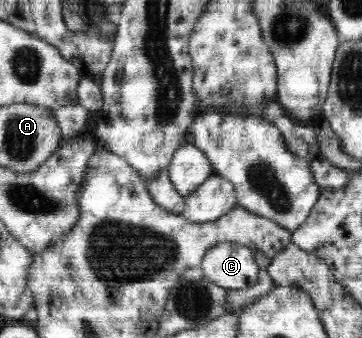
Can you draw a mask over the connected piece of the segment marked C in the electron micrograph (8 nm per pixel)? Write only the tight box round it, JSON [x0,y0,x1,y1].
[201,242,260,291]

